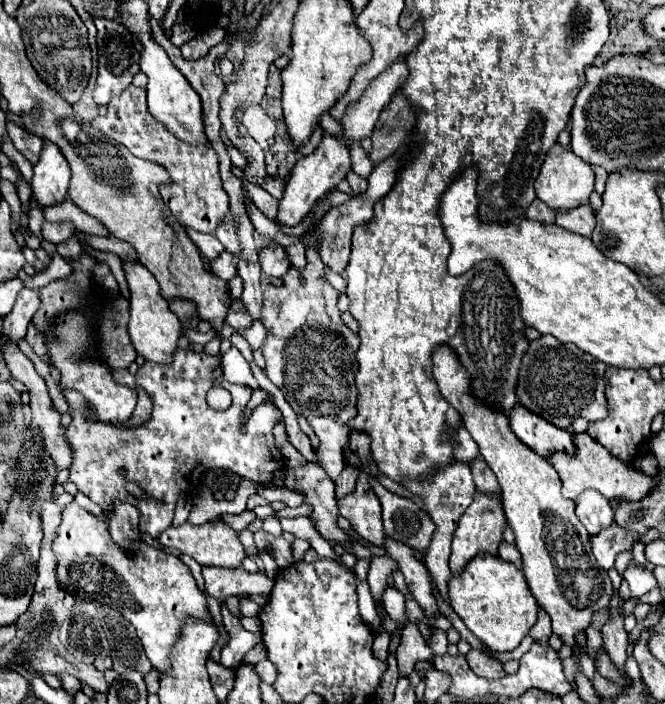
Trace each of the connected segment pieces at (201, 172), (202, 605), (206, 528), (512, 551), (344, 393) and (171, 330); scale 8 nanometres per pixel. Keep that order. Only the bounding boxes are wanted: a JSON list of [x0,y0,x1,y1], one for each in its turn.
[[92,85,230,233],[52,501,210,671],[158,519,246,567],[500,543,522,569],[262,241,360,479],[124,263,182,365]]

